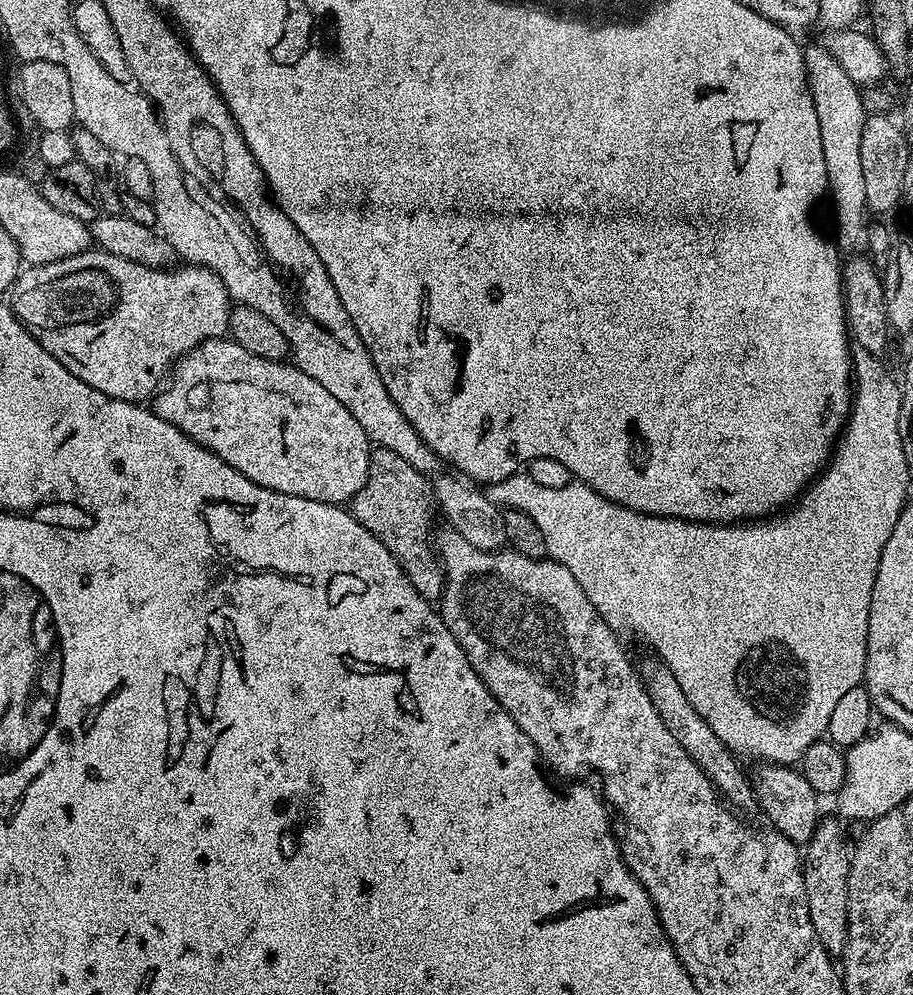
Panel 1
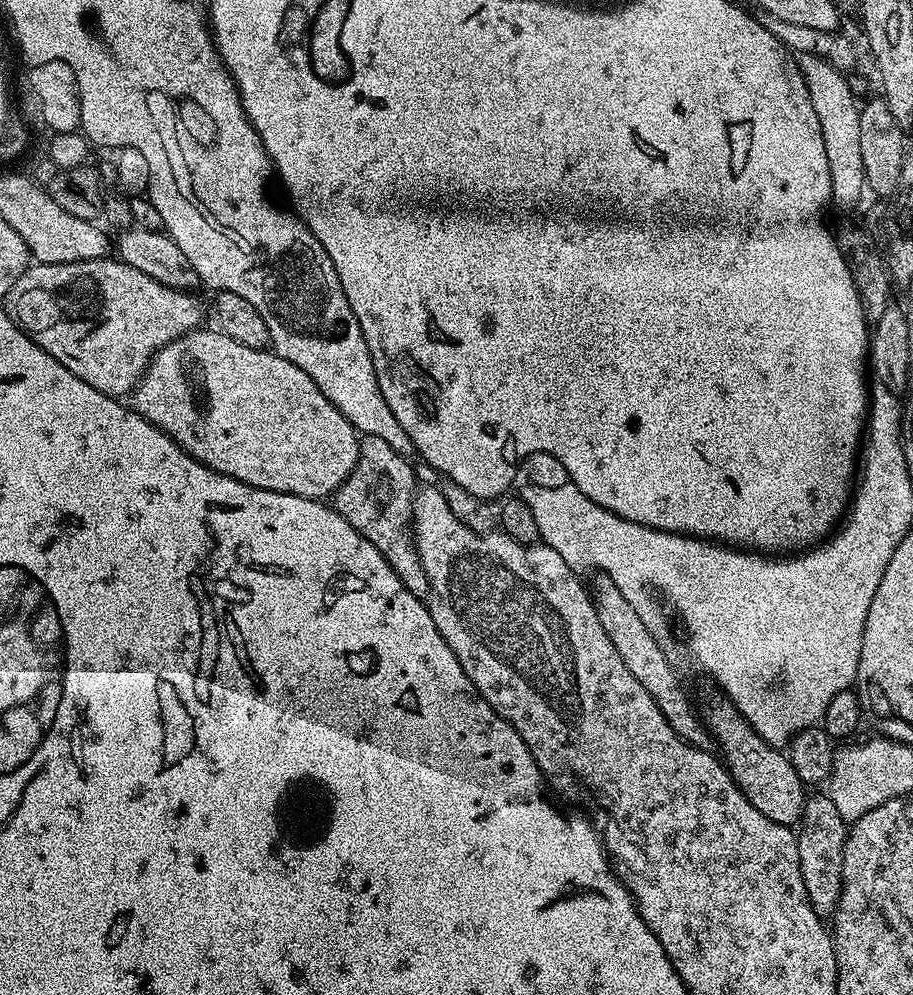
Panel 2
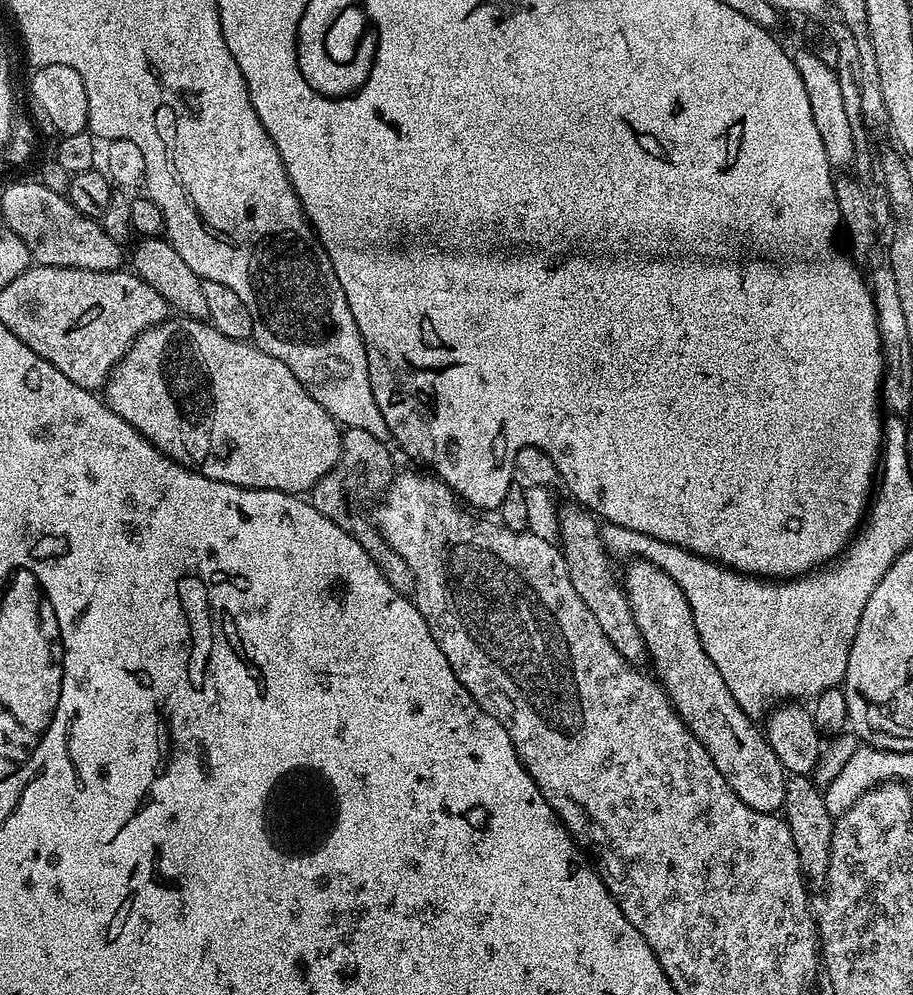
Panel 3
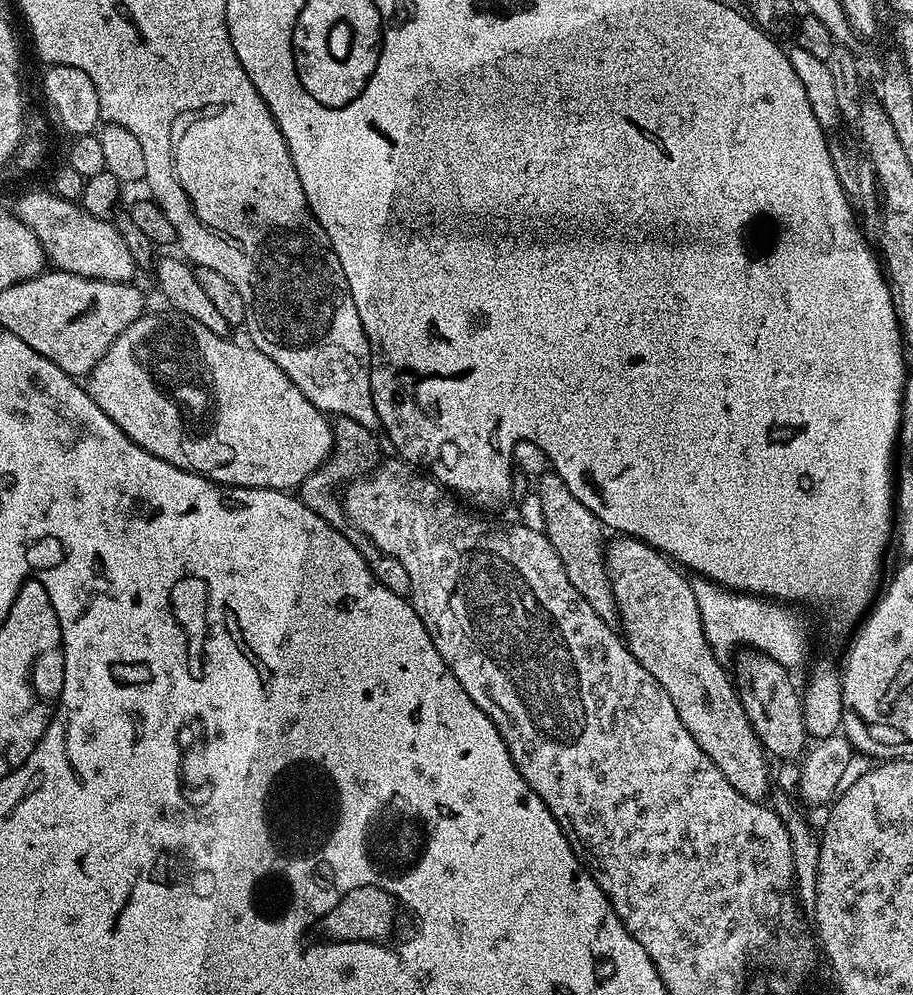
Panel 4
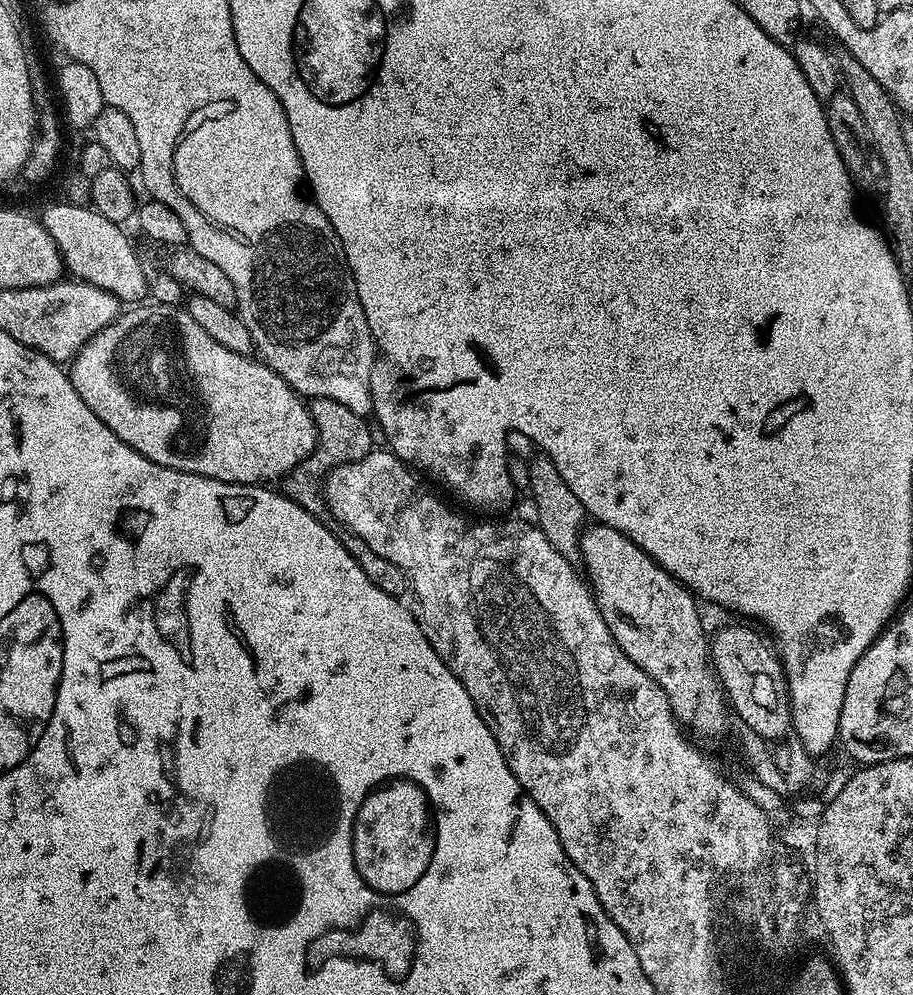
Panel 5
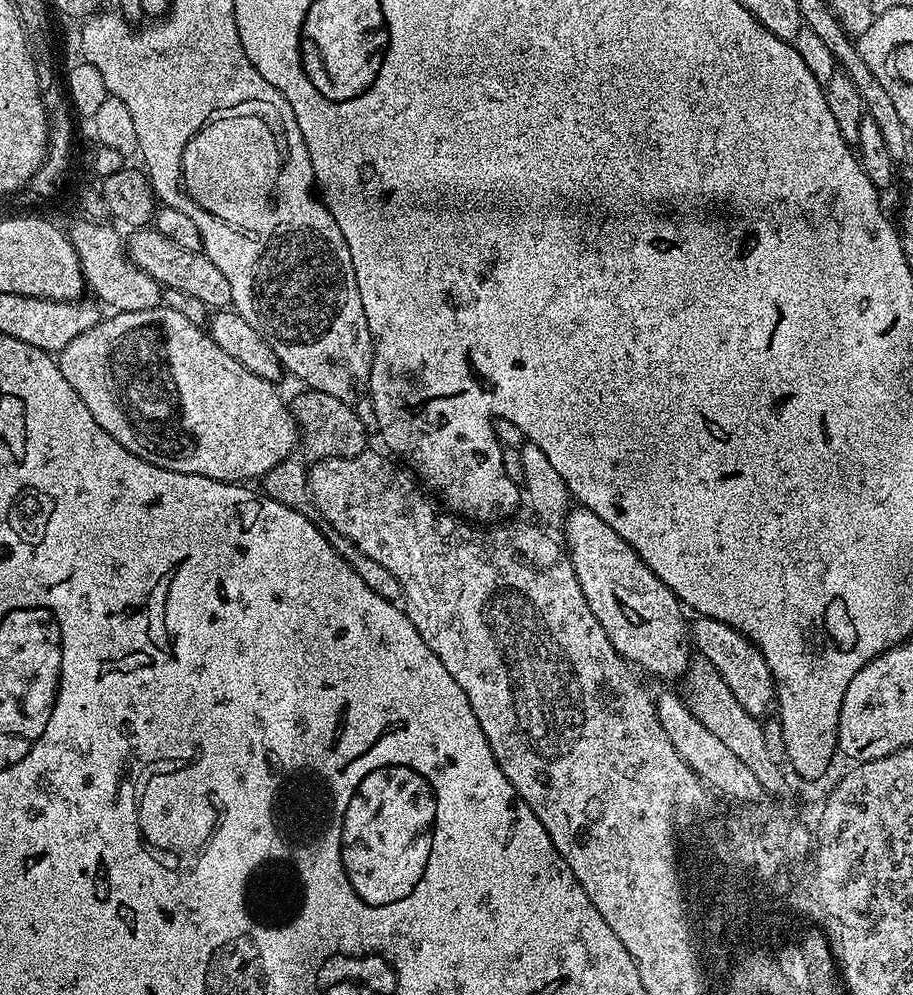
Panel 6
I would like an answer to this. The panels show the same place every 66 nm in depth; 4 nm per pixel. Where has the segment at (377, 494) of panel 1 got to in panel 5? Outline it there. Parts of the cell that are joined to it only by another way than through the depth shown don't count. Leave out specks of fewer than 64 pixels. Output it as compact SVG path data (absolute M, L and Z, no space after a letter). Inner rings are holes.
M334 398L312 400L310 411L316 427L316 449L293 472L289 472L284 477L283 495L289 496L298 506L302 506L302 510L314 514L314 518L318 518L318 522L322 522L327 528L330 528L342 542L342 546L346 546L346 550L352 555L354 562L358 562L358 566L362 566L366 578L370 578L370 582L374 582L374 586L378 586L378 590L386 590L386 594L397 598L403 597L403 592L407 593L410 588L404 571L398 566L394 566L394 562L386 562L386 558L374 554L374 550L370 550L370 546L366 546L366 542L362 538L358 538L358 534L354 534L346 525L338 524L334 514L328 508L328 503L324 501L322 487L324 477L338 466L364 460L368 457L368 453L373 451L374 445L371 440L369 421L363 416L354 414L354 410L348 409L347 406L342 406L342 402L334 402Z

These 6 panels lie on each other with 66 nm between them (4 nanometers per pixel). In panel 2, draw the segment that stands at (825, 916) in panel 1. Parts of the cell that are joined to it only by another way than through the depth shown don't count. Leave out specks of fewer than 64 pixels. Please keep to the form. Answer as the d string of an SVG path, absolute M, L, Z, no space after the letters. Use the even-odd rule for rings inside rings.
M820 794L820 796L814 797L811 795L805 801L796 832L799 869L806 885L807 898L811 902L812 908L821 916L834 912L840 897L842 854L844 853L847 829L847 821L835 809L834 802L827 795ZM810 849L814 852L822 852L822 859L818 861L816 857L811 857Z

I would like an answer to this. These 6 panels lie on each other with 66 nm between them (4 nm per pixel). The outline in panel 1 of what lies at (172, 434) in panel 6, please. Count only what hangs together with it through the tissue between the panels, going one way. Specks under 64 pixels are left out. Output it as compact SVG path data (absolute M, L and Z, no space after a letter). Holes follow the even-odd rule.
M231 338L207 340L180 357L171 369L170 383L154 397L154 411L266 490L344 506L366 484L374 445L358 418L295 363L255 356Z

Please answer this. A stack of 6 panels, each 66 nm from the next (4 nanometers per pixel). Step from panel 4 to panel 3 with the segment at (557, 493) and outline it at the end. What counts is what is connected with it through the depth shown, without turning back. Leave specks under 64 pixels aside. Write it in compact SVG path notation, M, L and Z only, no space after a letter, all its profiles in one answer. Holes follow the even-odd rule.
M570 508L561 513L558 540L570 573L570 582L582 602L589 607L590 614L597 619L598 626L606 634L606 638L610 639L611 645L627 661L637 666L643 665L647 661L645 640L634 622L632 608L623 585L610 566L612 560L605 549L599 521L597 524L591 516L593 515L589 511L582 508Z

